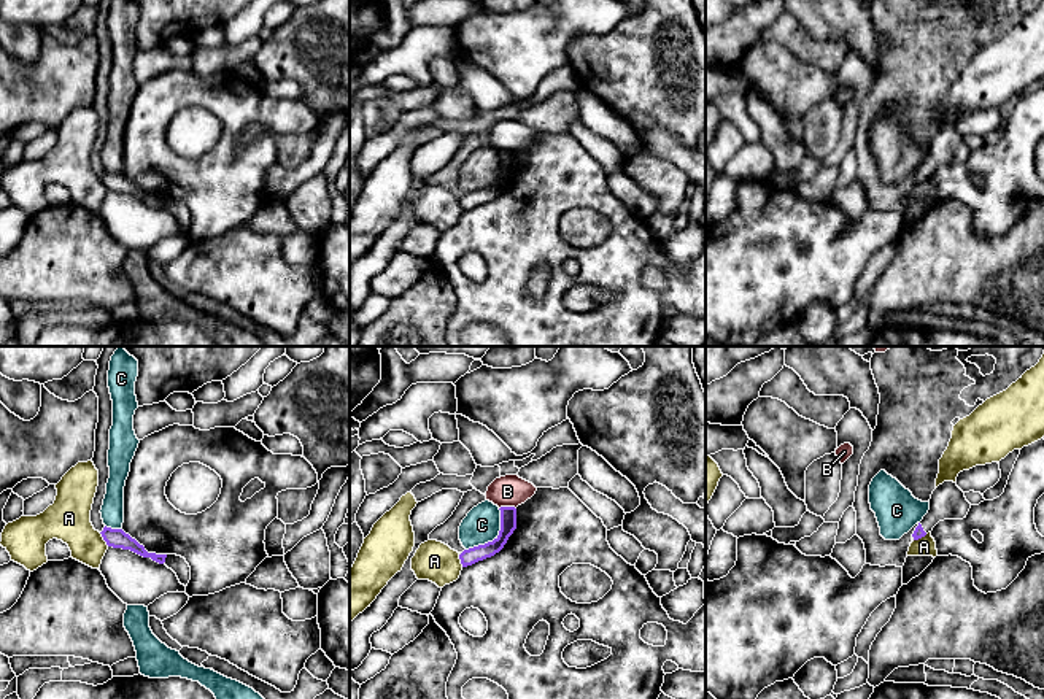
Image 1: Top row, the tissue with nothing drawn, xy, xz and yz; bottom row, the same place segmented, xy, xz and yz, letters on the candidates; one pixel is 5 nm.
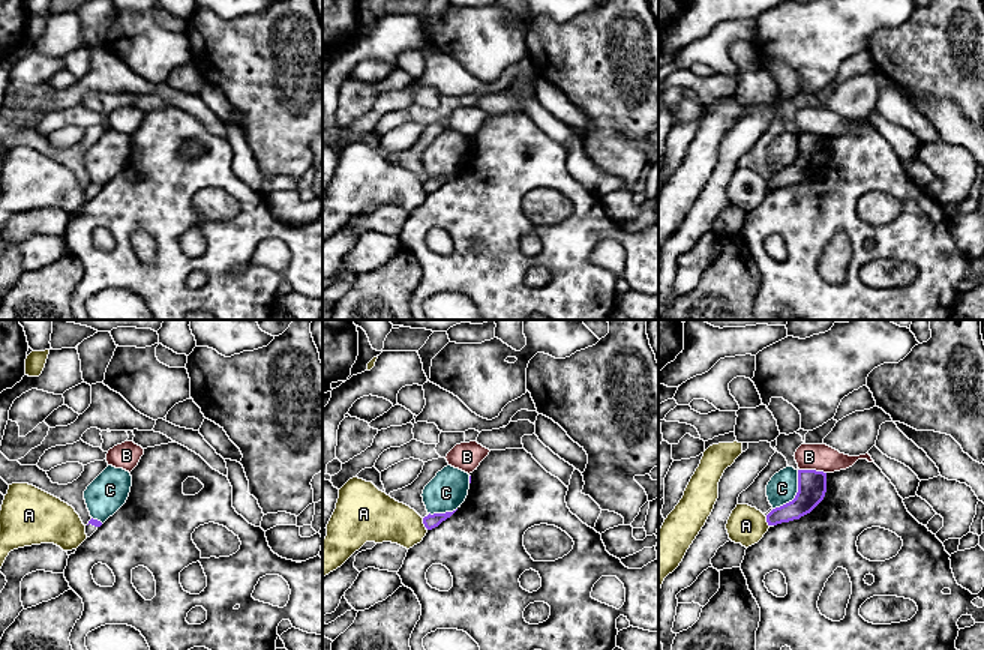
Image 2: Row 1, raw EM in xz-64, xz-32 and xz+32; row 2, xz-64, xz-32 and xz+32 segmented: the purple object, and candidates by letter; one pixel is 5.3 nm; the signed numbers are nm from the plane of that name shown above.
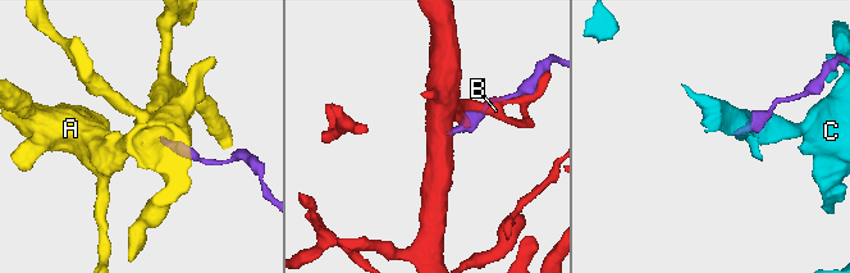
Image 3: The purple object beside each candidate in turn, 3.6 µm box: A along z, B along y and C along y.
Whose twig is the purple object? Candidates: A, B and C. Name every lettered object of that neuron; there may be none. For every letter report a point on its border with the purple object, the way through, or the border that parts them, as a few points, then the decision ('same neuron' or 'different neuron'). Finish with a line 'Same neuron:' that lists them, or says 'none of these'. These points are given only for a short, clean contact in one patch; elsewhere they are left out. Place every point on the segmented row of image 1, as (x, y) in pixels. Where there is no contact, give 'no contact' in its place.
A: xy (104, 539) | along xy (99, 532), (108, 545) | different neuron
B: xz (507, 507) | different neuron
C: xz (494, 539) | along xz (499, 509), (499, 532), (491, 540), (466, 550) | different neuron
Same neuron: none of these

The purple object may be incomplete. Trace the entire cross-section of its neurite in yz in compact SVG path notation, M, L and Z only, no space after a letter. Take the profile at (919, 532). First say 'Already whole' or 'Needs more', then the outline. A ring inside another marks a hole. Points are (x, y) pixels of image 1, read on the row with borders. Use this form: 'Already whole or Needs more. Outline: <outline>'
Needs more. Outline: M953 481L939 485L930 499L930 510L915 527L912 537L918 540L925 537L933 527L944 519L966 518L971 504L966 500L965 492Z

